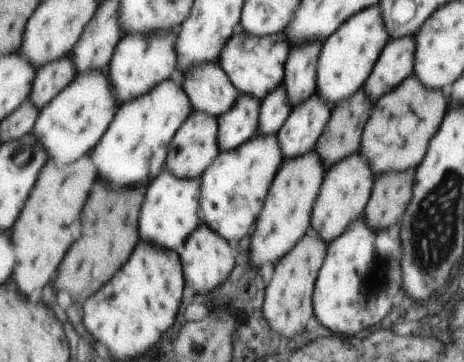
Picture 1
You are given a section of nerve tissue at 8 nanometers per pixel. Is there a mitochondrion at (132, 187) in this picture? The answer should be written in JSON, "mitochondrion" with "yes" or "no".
{"mitochondrion":"no"}

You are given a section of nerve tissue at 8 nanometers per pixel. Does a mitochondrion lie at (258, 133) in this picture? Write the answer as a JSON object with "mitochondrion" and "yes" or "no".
{"mitochondrion":"no"}

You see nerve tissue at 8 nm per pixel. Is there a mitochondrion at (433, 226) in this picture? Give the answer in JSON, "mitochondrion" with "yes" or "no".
{"mitochondrion":"yes"}

